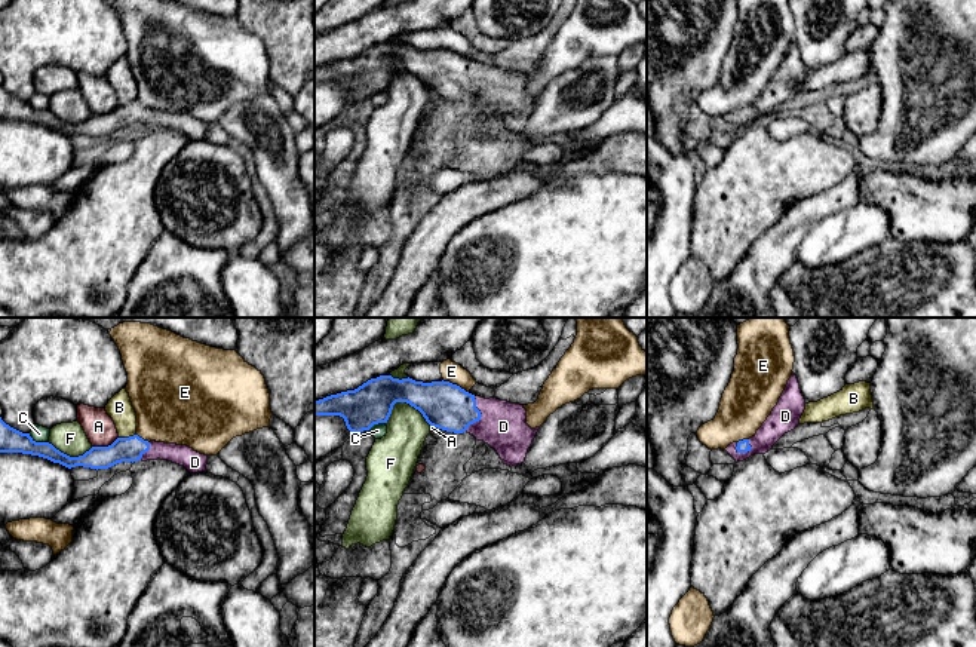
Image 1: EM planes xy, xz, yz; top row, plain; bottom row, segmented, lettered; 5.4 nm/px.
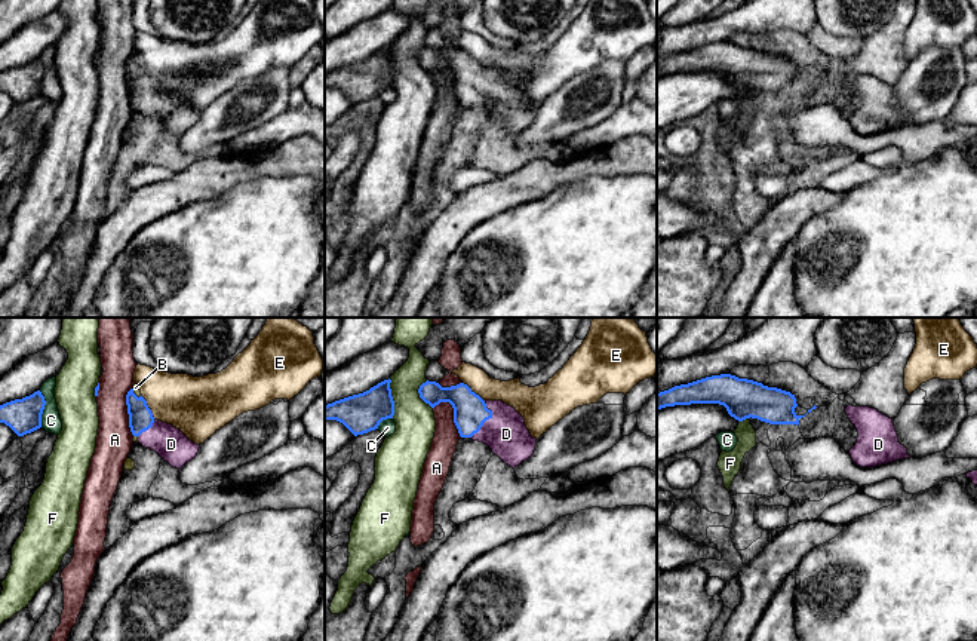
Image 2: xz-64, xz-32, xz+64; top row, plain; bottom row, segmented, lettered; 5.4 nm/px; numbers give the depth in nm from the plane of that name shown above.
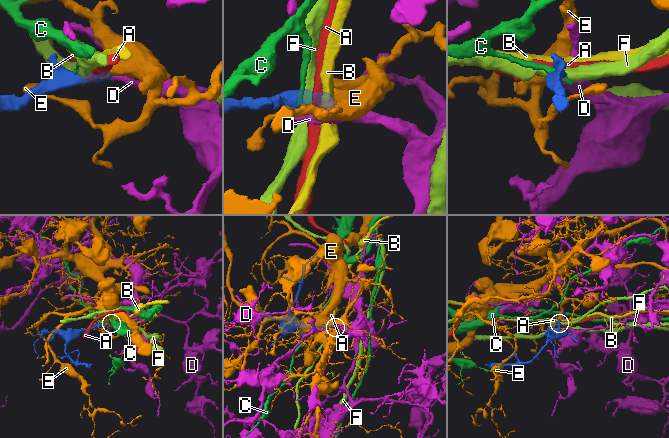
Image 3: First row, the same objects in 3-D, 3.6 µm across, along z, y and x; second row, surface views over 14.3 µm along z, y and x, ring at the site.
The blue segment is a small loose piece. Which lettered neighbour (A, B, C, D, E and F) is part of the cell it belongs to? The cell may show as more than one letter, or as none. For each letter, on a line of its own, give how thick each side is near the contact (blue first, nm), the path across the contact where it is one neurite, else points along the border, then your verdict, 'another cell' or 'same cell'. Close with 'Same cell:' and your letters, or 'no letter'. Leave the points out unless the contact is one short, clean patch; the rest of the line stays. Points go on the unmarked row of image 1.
A: calibres 130 and 160 nm; border xy (117, 104), (107, 113), (92, 115); another cell
B: calibres 130 and 140 nm; border xy (135, 101), (119, 106); another cell
C: calibres 130 and 90 nm; border xy (28, 101), (36, 109), (48, 110); another cell
D: calibres 260 and 260 nm; way xz (444, 73), (481, 83), (503, 94); same cell
E: calibres 260 and 110 nm; another cell
F: calibres 260 and 220 nm; border xz (386, 88), (396, 70), (408, 70), (430, 92); another cell
Same cell: D

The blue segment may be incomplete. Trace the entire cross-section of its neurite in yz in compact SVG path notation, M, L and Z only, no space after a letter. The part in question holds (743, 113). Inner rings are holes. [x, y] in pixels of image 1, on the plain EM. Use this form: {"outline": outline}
{"outline": "M792 40L777 73L756 101L749 107L730 111L725 119L736 131L754 122L765 122L785 101L794 98L799 92L804 77L805 67L801 61L798 46Z"}

